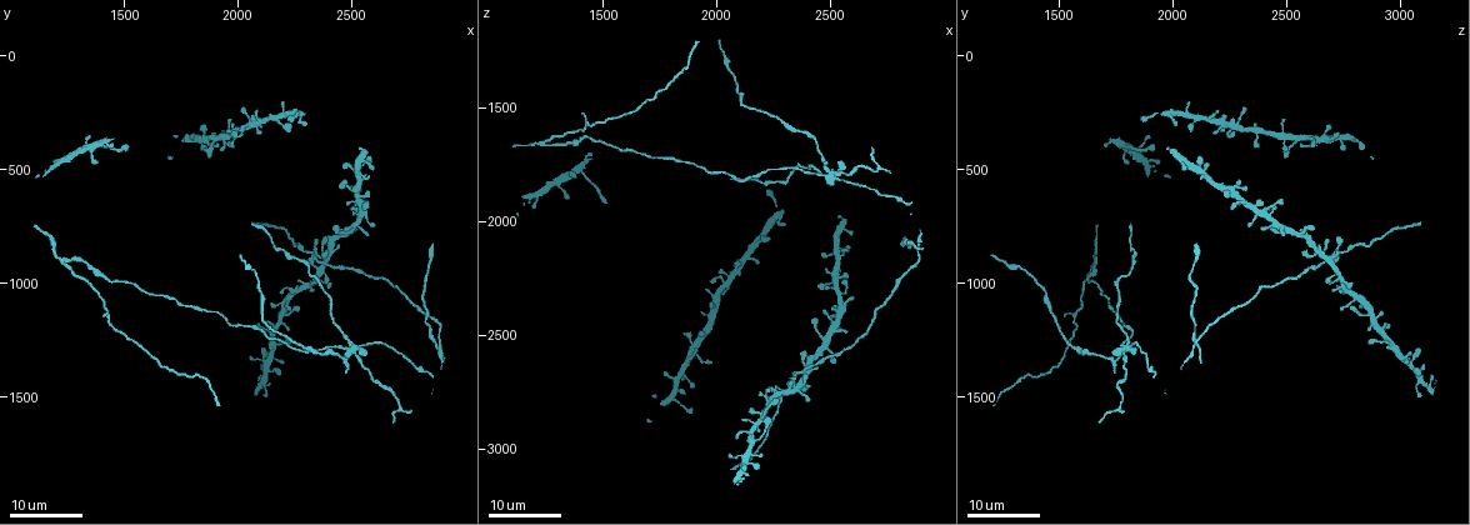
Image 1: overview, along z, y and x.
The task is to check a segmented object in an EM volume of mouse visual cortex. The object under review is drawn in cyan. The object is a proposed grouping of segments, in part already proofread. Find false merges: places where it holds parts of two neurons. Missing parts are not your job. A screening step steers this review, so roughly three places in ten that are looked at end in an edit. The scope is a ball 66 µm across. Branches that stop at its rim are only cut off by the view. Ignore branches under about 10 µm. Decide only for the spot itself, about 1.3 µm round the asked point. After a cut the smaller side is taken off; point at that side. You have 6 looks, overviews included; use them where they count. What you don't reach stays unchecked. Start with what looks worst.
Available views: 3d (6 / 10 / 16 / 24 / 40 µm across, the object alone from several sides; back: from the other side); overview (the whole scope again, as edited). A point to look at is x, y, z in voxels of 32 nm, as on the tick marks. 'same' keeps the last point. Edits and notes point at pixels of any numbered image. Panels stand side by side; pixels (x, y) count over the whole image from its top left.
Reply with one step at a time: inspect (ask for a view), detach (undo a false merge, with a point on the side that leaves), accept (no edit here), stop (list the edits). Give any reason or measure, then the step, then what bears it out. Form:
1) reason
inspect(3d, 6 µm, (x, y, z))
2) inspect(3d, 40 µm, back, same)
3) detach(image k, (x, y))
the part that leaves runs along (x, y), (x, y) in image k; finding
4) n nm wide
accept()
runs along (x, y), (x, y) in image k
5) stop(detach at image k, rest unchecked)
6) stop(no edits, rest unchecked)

four-way junction
inspect(3d, 24 µm, (1250, 910, 1660))

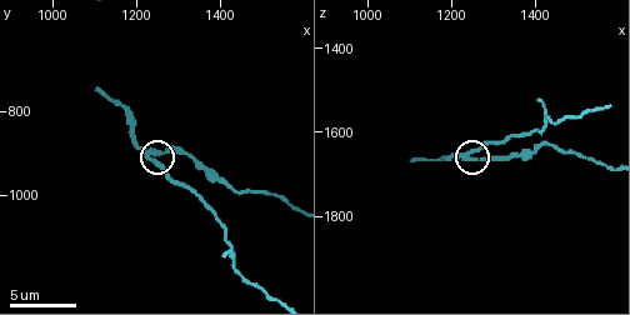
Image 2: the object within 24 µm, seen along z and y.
inspect(3d, 6 µm, (1230, 920, 1650))

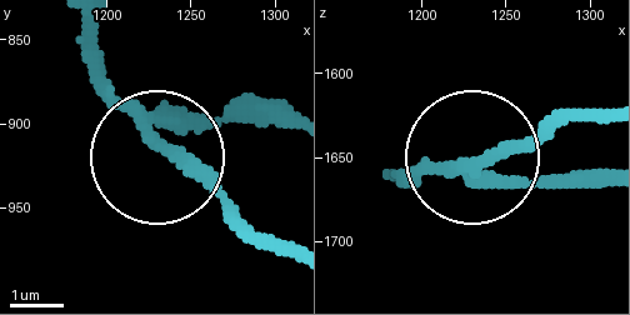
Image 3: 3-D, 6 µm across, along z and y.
detach(image 3, (198, 180))
the part that leaves runs along (145, 130), (248, 224), (288, 243) in image 3; two neurons meet here

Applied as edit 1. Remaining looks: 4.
thin arm on a thick one
inspect(3d, 24 µm, (2500, 1290, 1790))

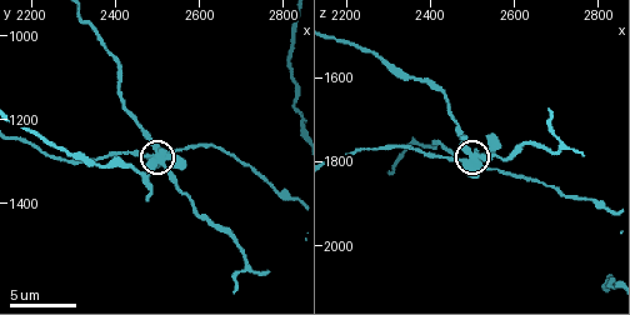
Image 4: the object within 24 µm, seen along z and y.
zoom in
inspect(3d, 10 µm, (2495, 1295, 1785))

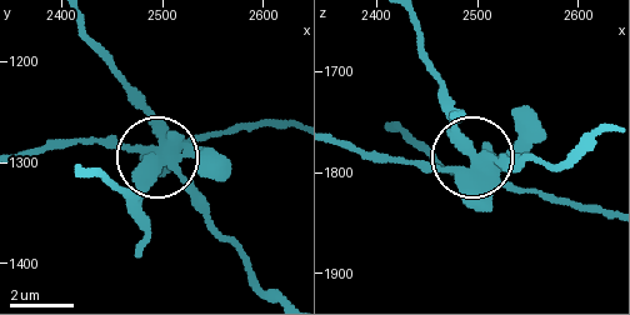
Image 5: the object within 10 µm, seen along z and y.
5 arms
detach(image 5, (196, 156))
a second neuron is stuck on

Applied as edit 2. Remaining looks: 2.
three-way junction
inspect(3d, 24 µm, (2400, 920, 2650))

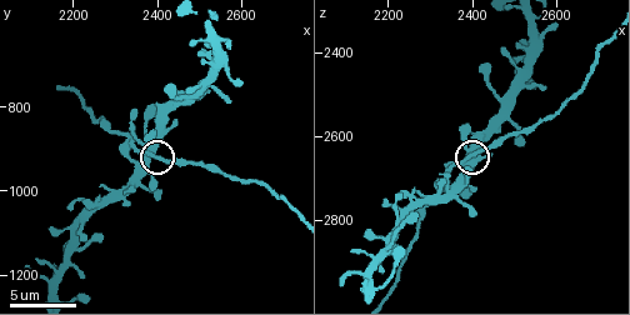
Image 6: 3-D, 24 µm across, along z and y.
inspect(3d, 10 µm, (2395, 920, 2645))

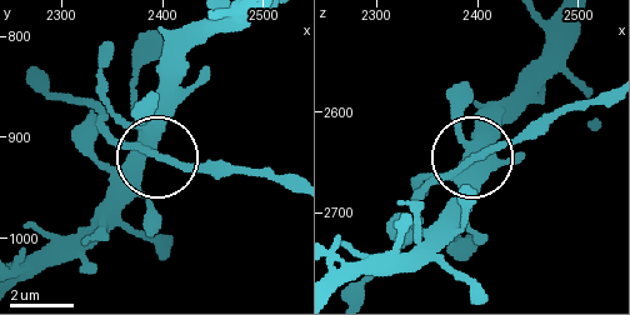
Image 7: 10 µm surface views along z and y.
160 nm wide
accept()
one neuron here

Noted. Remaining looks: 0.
stop(detach at image 3, detach at image 5, rest unchecked)

